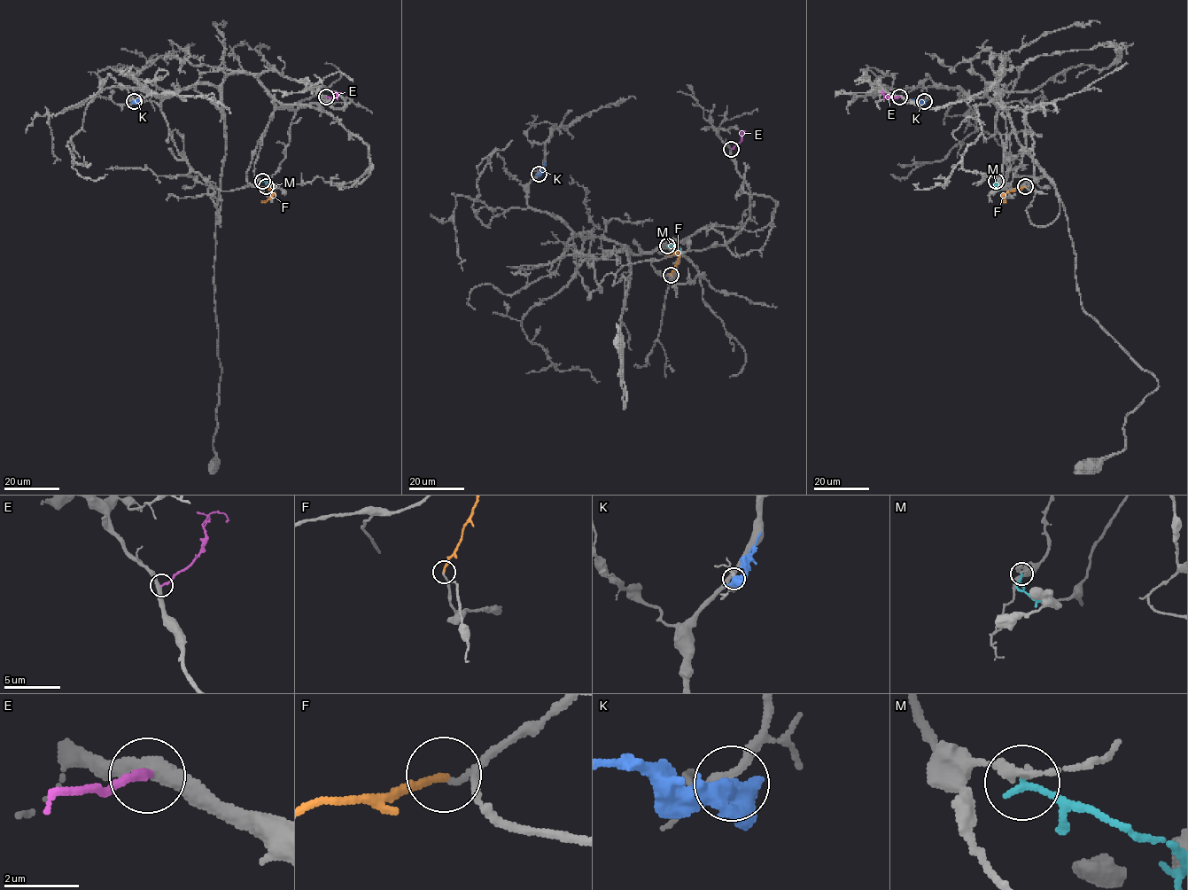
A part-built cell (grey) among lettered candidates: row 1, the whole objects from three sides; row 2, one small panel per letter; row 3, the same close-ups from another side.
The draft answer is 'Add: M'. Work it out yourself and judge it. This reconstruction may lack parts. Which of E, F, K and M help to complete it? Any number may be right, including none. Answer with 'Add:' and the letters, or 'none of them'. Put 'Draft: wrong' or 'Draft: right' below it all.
Add: E
Draft: wrong

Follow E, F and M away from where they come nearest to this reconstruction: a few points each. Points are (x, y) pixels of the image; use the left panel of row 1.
E: (326, 97), (335, 97), (339, 92), (343, 93)
F: (266, 186), (274, 192), (261, 201)
M: (262, 181), (273, 186)

